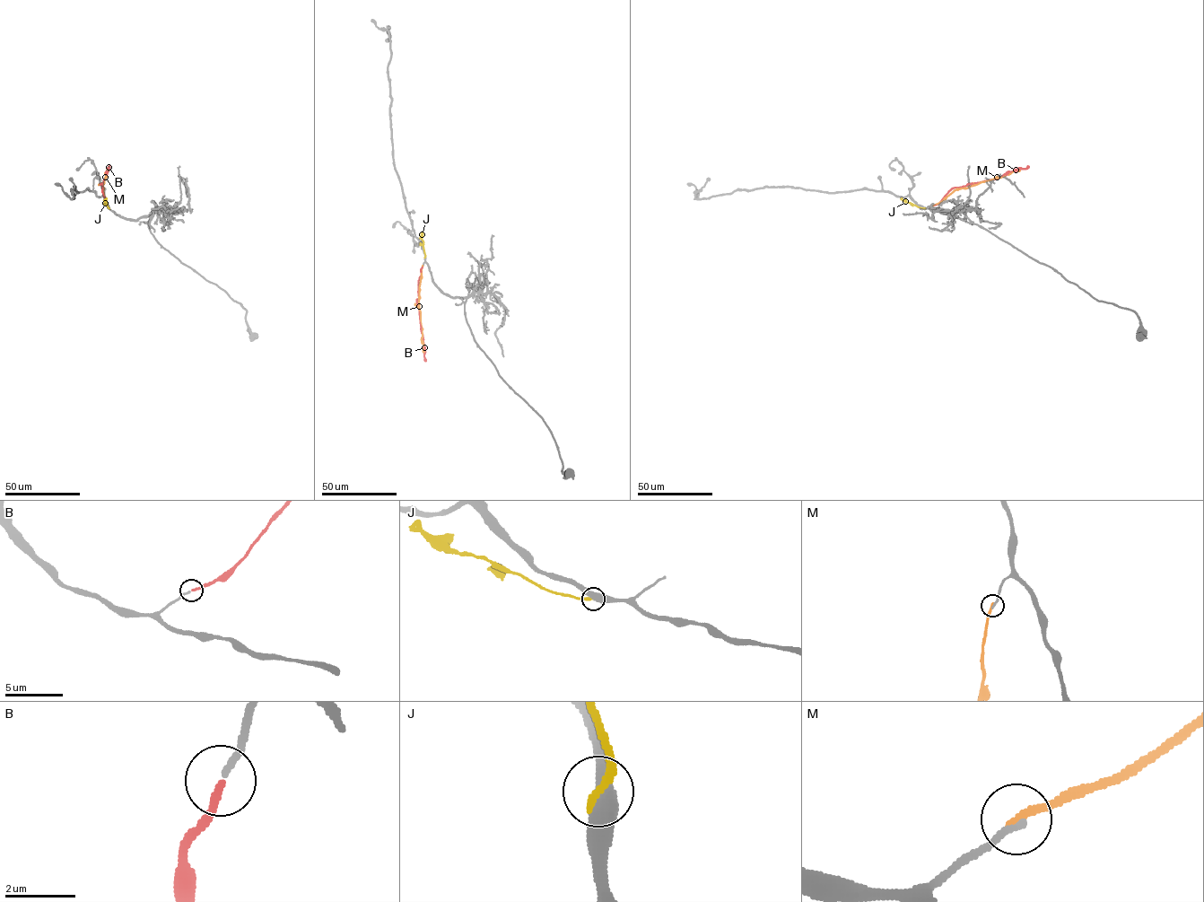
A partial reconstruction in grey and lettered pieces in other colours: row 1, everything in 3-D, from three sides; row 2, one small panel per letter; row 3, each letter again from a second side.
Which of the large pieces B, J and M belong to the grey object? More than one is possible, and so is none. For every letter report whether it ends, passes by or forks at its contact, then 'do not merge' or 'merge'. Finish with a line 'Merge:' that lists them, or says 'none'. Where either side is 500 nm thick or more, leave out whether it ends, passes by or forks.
B: it ends there; merge
J: do not merge
M: it ends there; do not merge
Merge: B

